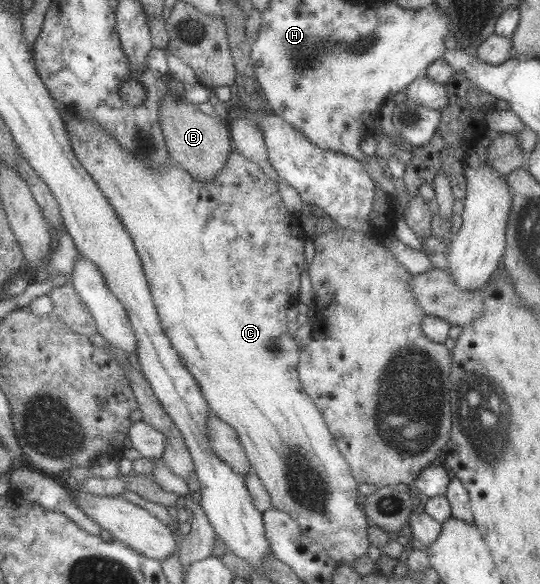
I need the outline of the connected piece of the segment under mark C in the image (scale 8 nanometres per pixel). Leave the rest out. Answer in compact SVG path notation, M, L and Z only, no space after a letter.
M67 107L62 116L64 116L70 134L72 134L74 150L76 150L78 158L82 160L82 164L96 178L104 193L110 198L114 208L117 209L118 215L130 230L132 239L136 243L137 253L144 265L145 277L148 279L150 287L152 287L153 301L156 303L161 325L164 327L165 333L169 335L174 349L181 355L185 365L196 379L198 388L206 397L211 412L228 425L231 425L238 433L246 455L250 459L252 471L261 479L264 487L268 490L273 507L288 513L287 515L296 521L299 529L302 529L316 543L324 547L329 557L336 561L337 566L350 565L350 567L353 567L356 559L368 555L368 547L371 544L368 539L368 529L372 524L367 519L366 512L364 512L361 504L358 503L358 497L361 496L358 492L359 483L355 477L352 477L352 471L350 471L346 459L340 455L334 436L330 433L327 423L324 423L318 407L312 403L312 399L306 395L303 386L300 384L297 371L297 365L299 364L298 343L296 343L295 339L292 339L293 335L288 331L290 321L286 315L288 305L292 305L299 297L300 277L307 265L304 253L305 240L308 236L302 229L300 216L286 210L278 192L277 182L272 181L270 177L266 177L266 173L260 169L258 163L246 159L242 153L235 149L230 152L224 169L218 171L218 175L212 181L200 181L194 179L193 175L184 169L180 163L176 163L171 159L168 163L160 165L160 167L154 167L154 165L142 161L140 157L134 157L134 153L130 153L130 149L126 149L112 133L106 133L106 129L98 129L98 125L94 121L88 121L82 113L69 111Z

